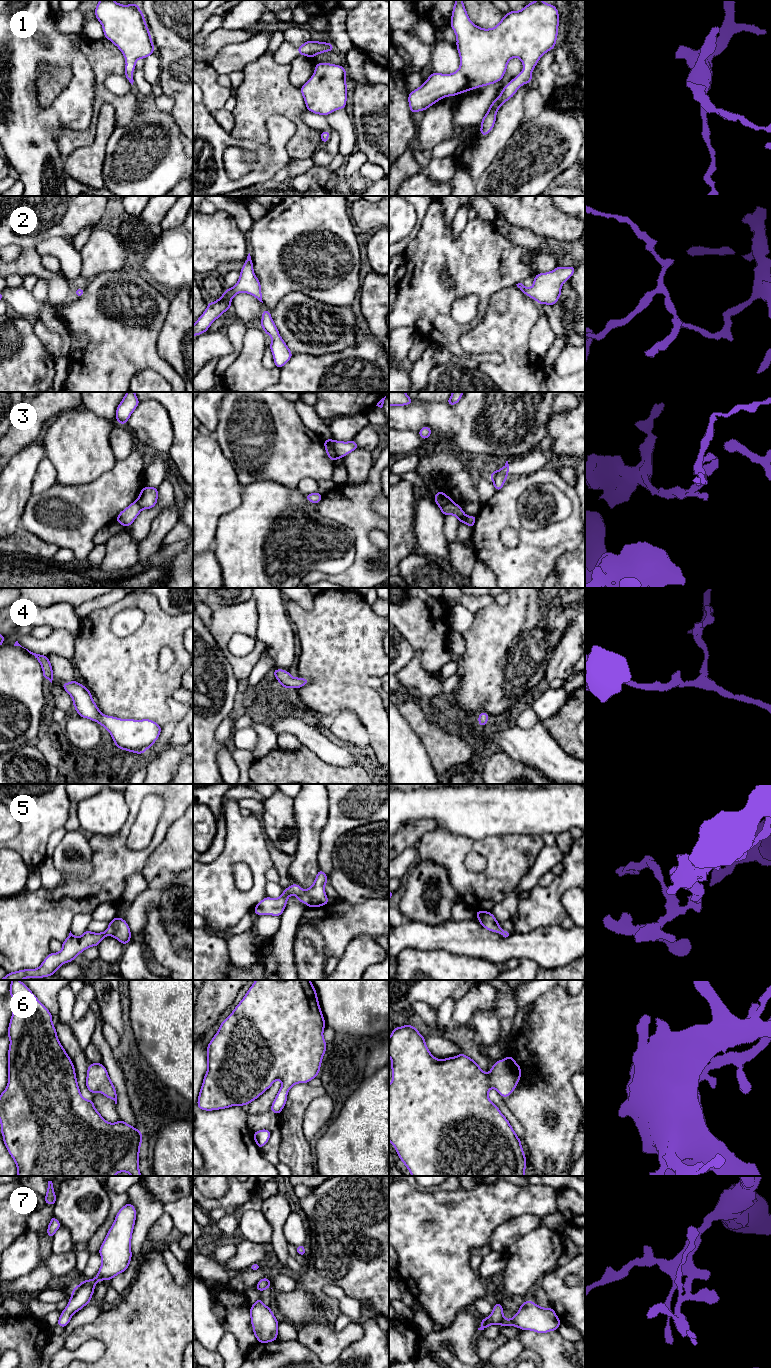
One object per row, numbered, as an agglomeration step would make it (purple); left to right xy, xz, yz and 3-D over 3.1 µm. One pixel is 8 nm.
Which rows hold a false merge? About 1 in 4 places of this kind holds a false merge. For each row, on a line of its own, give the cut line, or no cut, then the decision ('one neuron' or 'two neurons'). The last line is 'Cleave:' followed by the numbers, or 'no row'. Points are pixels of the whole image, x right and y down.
1: no cut | one neuron
2: no cut | one neuron
3: xz (332, 440), (334, 453), (338, 458) | two neurons
4: no cut | one neuron
5: no cut | one neuron
6: no cut | one neuron
7: no cut | one neuron
Cleave: 3

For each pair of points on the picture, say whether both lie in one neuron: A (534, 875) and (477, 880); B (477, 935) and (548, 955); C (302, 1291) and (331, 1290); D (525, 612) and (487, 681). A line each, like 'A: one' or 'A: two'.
A: two
B: one
C: two
D: one

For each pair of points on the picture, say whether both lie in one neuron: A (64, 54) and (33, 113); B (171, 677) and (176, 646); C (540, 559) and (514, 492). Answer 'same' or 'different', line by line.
A: same
B: same
C: same

